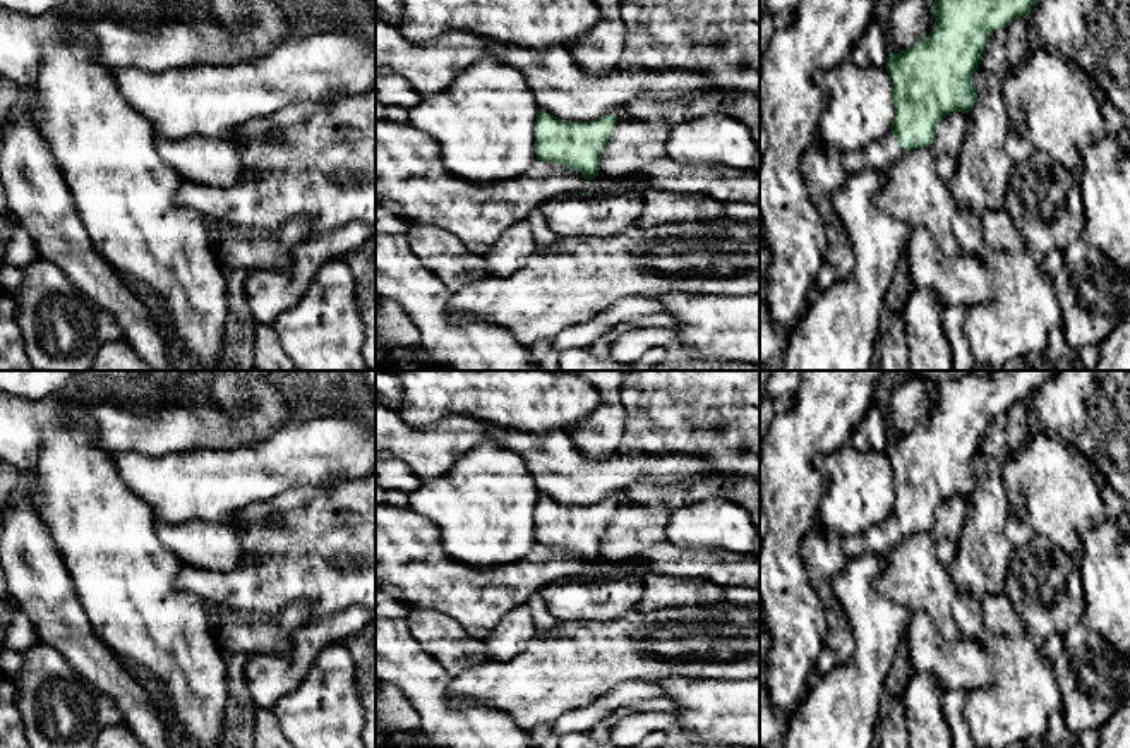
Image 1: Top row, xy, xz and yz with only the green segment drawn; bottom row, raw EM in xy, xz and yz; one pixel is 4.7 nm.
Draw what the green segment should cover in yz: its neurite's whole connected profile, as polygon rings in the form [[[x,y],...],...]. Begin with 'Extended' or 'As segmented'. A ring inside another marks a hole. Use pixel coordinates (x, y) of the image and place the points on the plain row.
Extended. [[[993,371],[935,383],[935,412],[929,420],[890,437],[885,451],[895,491],[892,516],[857,535],[835,535],[821,527],[818,530],[847,556],[890,554],[905,535],[931,532],[936,510],[947,499],[974,492],[977,475],[972,458],[979,453],[993,415],[1029,400],[1055,374],[1056,371]]]

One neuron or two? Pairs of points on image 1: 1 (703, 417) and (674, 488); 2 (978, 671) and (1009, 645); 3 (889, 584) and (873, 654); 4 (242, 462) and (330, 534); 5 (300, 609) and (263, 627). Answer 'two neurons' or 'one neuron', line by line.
1: two neurons
2: two neurons
3: two neurons
4: two neurons
5: one neuron

